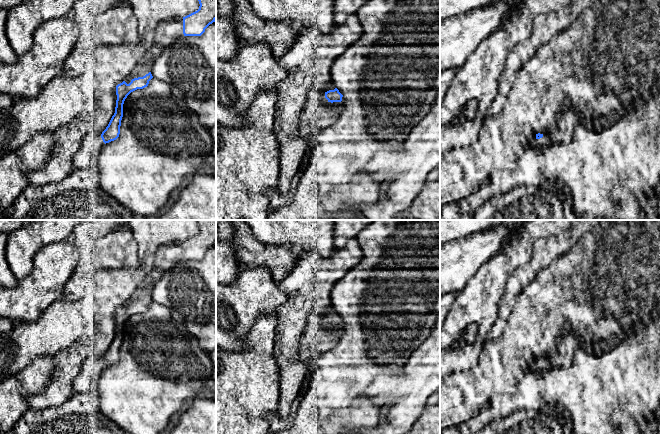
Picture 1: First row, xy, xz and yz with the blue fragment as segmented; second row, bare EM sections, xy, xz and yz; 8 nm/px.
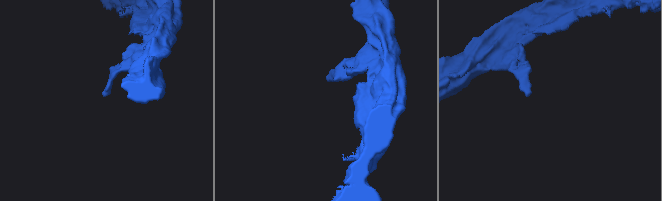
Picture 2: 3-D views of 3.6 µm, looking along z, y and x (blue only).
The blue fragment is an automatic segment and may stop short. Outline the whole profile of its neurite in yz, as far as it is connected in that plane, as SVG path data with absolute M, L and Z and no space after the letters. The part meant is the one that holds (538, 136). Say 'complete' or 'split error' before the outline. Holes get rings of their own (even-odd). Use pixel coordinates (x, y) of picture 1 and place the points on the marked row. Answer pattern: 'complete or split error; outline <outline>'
split error; outline M536 134L536 140L532 144L533 149L542 149L543 147L550 145L552 142L552 136L549 136L547 134Z

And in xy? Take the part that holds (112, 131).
split error; outline M151 58L140 61L128 78L116 86L115 113L101 135L99 133L87 133L83 136L80 147L73 157L75 168L89 168L102 147L119 137L124 101L131 92L148 86L149 81L153 78L151 65Z

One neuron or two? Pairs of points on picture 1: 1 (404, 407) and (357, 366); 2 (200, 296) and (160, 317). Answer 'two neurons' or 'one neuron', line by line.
1: two neurons
2: two neurons

